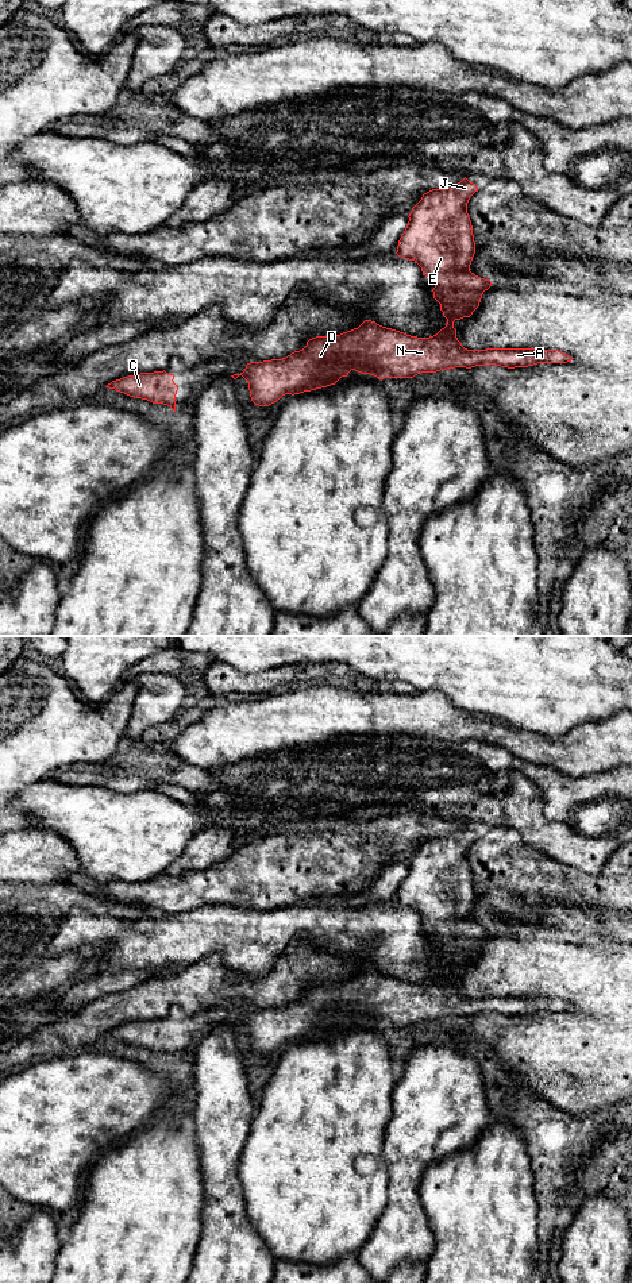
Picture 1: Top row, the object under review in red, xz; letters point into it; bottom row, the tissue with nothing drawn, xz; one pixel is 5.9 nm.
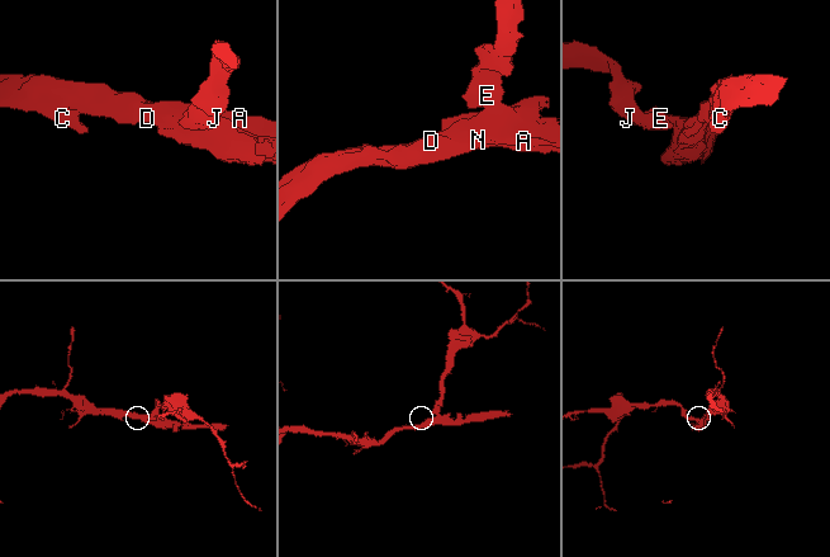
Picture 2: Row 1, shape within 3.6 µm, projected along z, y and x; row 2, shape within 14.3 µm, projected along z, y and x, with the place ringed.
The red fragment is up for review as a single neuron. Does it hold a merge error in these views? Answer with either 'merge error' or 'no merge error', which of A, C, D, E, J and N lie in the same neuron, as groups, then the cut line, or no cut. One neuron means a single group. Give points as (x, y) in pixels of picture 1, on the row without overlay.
no merge error | A C D E J N | no cut

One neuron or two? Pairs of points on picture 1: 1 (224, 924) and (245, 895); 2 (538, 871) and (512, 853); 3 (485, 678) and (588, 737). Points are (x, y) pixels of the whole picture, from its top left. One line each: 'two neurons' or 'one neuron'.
1: two neurons
2: one neuron
3: two neurons

